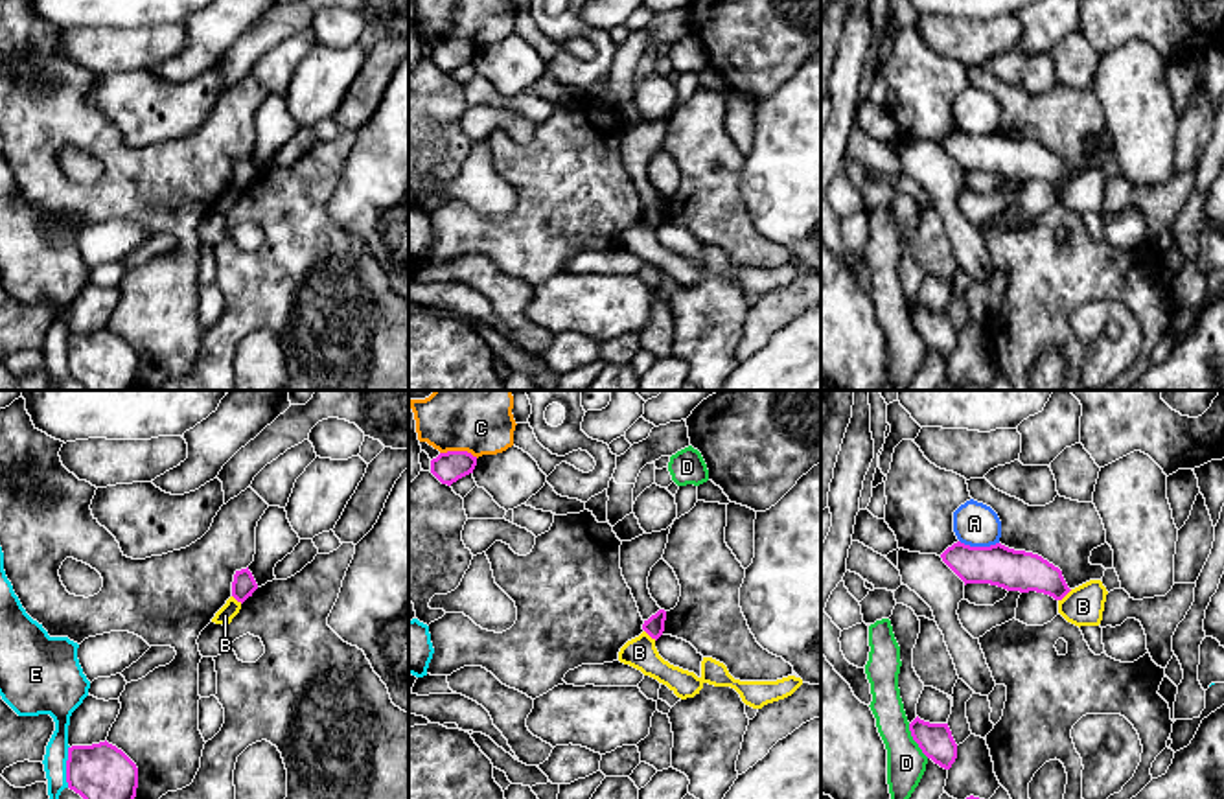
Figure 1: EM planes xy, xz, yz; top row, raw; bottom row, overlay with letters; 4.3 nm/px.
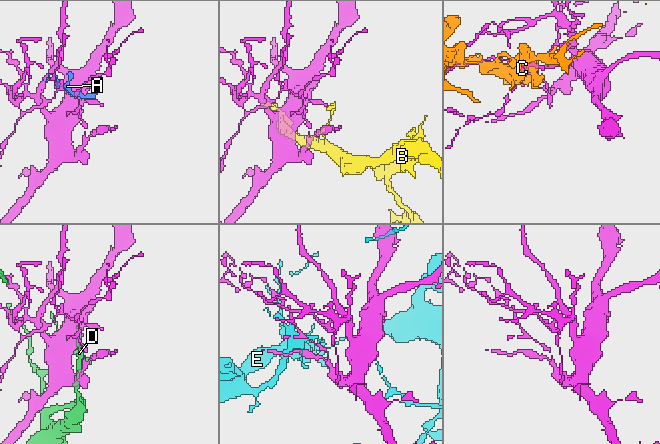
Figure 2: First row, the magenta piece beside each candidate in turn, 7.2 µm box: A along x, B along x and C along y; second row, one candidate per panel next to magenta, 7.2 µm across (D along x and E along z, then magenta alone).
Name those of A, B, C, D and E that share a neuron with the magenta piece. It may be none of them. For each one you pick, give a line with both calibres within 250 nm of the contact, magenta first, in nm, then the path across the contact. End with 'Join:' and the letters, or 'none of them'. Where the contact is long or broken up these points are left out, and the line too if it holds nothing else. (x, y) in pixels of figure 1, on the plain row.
Join: none of them

